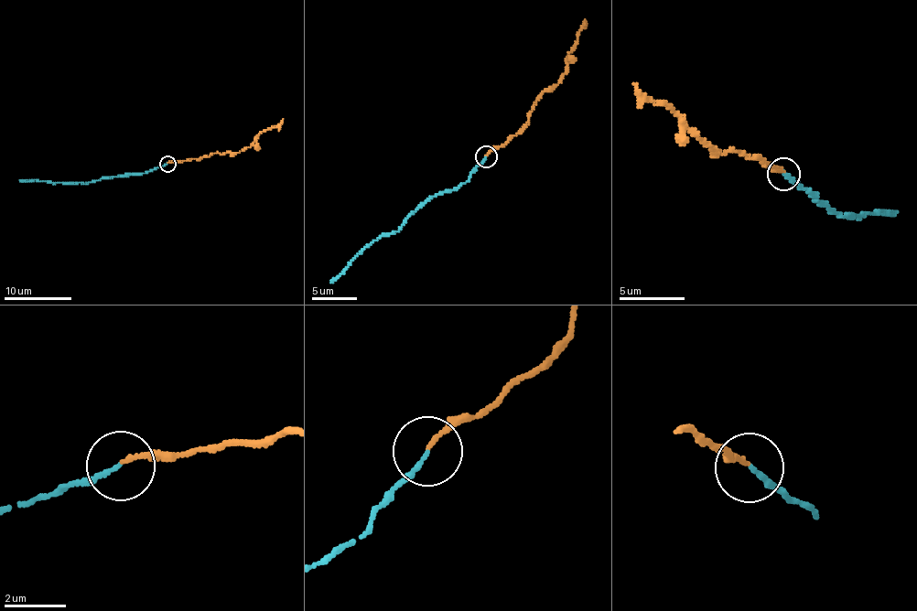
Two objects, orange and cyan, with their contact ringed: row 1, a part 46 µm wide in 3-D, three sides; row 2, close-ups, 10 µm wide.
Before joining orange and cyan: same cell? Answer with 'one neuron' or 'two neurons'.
one neuron

